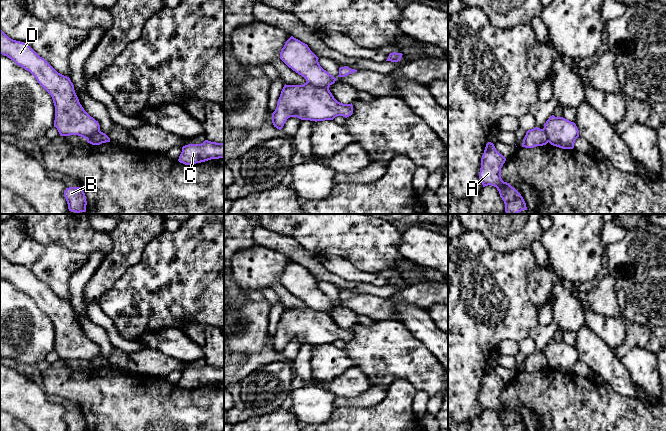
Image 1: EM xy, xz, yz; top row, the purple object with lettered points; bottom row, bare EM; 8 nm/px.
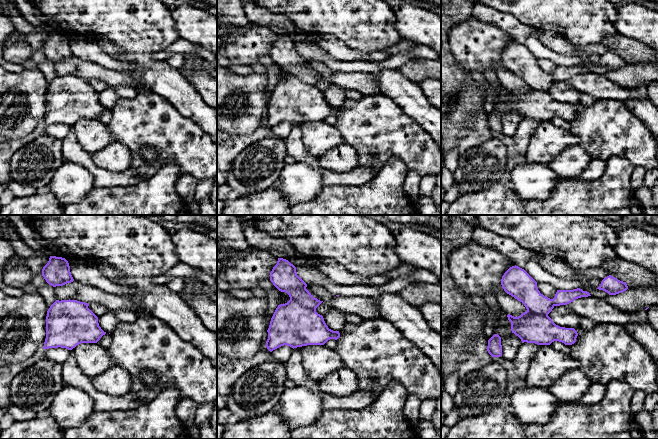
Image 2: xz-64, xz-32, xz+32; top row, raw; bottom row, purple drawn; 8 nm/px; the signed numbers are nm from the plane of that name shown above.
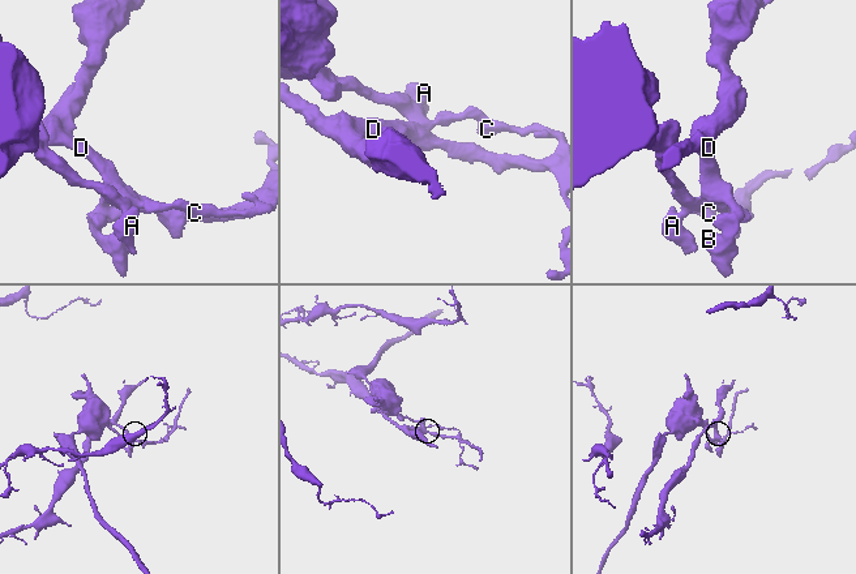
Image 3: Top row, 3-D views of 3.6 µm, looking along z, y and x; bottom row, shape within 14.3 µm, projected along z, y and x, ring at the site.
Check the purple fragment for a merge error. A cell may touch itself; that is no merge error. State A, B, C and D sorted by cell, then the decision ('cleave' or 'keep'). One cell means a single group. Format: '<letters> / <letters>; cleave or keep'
A / B C D; cleave

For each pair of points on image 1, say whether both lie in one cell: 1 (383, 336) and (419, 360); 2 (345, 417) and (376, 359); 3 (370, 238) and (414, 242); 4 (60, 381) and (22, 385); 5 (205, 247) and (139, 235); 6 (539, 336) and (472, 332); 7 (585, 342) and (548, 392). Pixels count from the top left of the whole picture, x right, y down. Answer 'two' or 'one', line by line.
1: one
2: two
3: two
4: two
5: two
6: two
7: two

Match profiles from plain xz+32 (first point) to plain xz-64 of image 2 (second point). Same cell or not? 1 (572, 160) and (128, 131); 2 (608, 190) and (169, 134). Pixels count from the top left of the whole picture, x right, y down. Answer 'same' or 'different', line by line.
1: different
2: different

